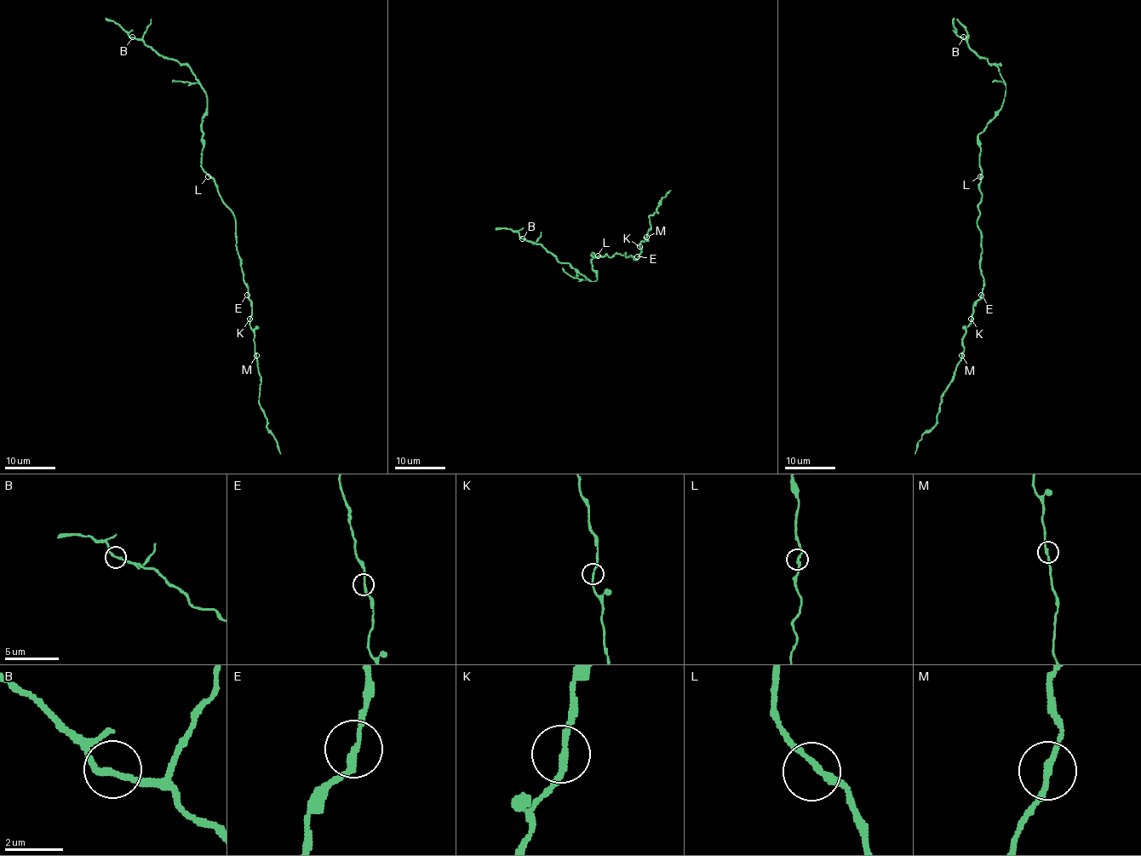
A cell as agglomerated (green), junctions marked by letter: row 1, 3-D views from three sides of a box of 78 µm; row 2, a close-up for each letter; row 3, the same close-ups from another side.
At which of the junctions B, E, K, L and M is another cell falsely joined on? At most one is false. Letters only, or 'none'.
none

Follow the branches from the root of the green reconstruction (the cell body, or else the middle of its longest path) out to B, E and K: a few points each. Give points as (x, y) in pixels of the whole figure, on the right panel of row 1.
B: (978, 209), (983, 172), (978, 135), (1001, 107), (1006, 84), (999, 69), (980, 57), (963, 37)
E: (978, 209), (977, 228), (981, 233), (983, 249), (980, 269), (983, 279), (981, 295)
K: (978, 209), (977, 228), (981, 233), (983, 249), (980, 269), (983, 287), (971, 318)

